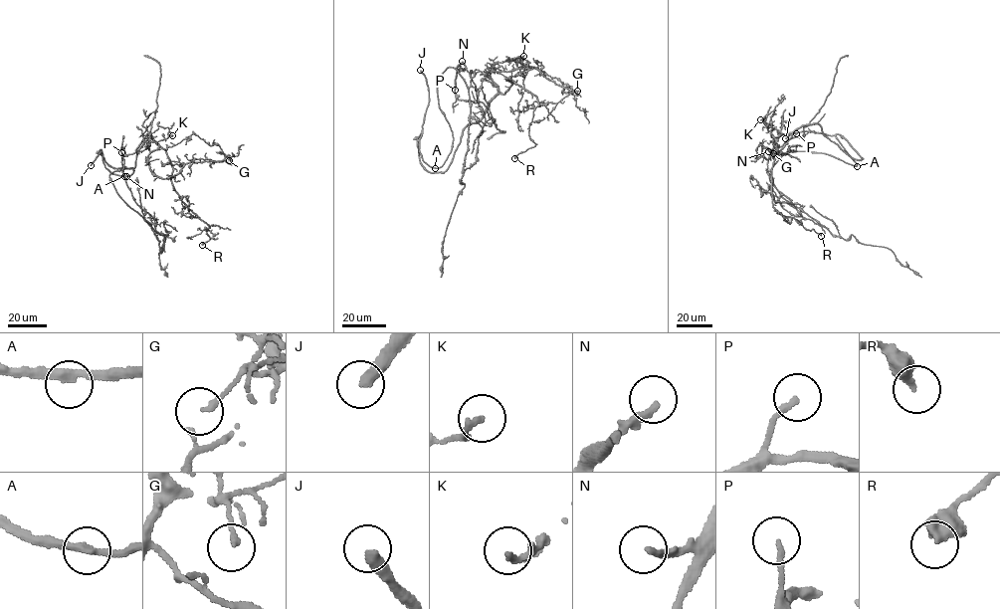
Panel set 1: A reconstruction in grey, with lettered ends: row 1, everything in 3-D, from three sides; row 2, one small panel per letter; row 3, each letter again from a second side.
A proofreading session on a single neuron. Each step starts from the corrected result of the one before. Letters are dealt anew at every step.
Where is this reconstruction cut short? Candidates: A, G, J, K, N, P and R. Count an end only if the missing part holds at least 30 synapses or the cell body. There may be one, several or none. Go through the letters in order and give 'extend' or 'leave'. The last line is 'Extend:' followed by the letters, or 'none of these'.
A: leave
G: leave
J: extend
K: leave
N: extend
P: leave
R: leave
Extend: J, N

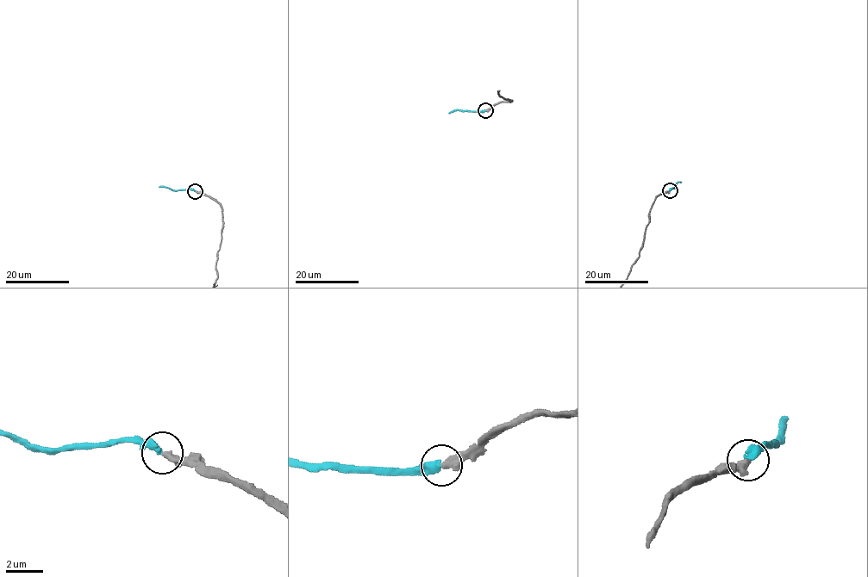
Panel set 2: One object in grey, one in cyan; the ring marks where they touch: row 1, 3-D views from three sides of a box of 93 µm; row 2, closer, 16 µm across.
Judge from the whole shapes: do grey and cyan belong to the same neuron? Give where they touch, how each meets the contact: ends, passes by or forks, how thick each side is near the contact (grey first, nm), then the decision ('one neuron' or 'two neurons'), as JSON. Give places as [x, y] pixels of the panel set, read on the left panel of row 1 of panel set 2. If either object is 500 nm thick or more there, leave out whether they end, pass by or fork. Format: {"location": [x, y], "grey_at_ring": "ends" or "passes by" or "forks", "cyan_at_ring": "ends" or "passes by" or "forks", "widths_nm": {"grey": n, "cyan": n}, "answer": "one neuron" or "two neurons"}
{"location": [195, 191], "grey_at_ring": "ends", "cyan_at_ring": "ends", "widths_nm": {"grey": 380, "cyan": 400}, "answer": "one neuron"}

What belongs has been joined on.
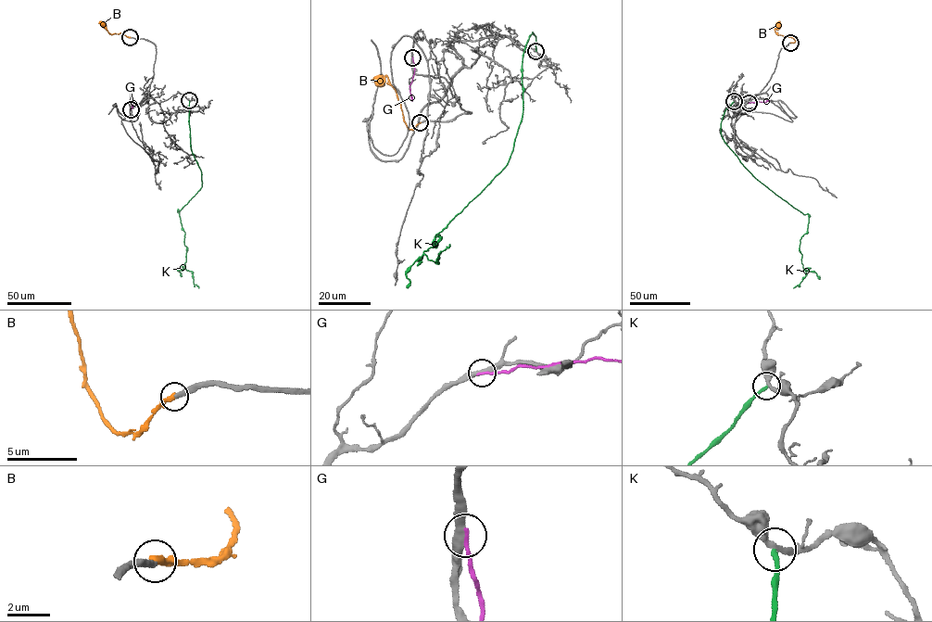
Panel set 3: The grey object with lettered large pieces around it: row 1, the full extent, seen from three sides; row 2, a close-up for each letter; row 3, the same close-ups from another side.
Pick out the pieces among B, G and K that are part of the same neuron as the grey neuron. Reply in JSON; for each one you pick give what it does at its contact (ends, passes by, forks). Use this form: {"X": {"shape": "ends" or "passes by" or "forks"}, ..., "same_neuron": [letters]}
{"same_neuron": []}

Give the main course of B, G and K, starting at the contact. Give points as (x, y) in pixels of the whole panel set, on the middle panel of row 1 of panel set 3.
B: (420, 122), (413, 129), (409, 128), (396, 90), (387, 76), (371, 80)
G: (412, 57), (414, 71), (409, 86), (412, 100)
K: (535, 50), (533, 32), (509, 160), (423, 252), (436, 263), (449, 244)

